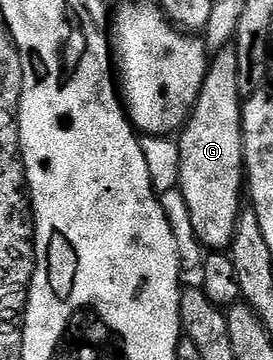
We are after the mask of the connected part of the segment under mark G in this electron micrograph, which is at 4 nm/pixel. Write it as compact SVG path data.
M226 44L215 58L213 55L209 59L200 96L177 139L180 148L180 176L177 187L182 190L184 200L187 201L195 236L210 252L222 252L229 247L238 227L239 213L244 206L244 96L238 90L239 84L238 52L233 45Z

